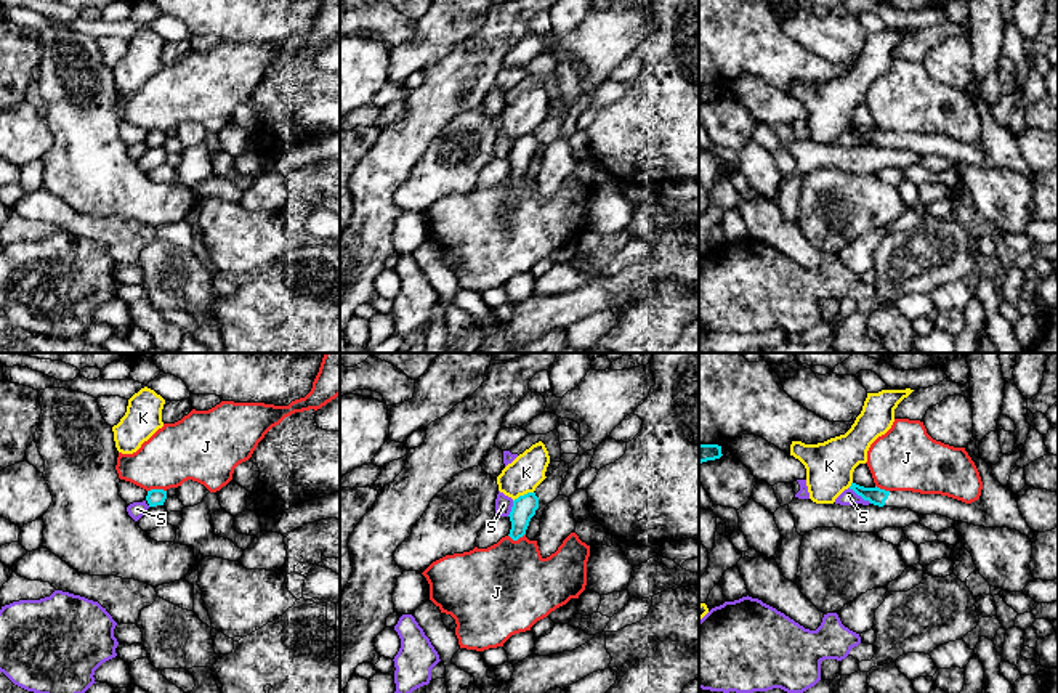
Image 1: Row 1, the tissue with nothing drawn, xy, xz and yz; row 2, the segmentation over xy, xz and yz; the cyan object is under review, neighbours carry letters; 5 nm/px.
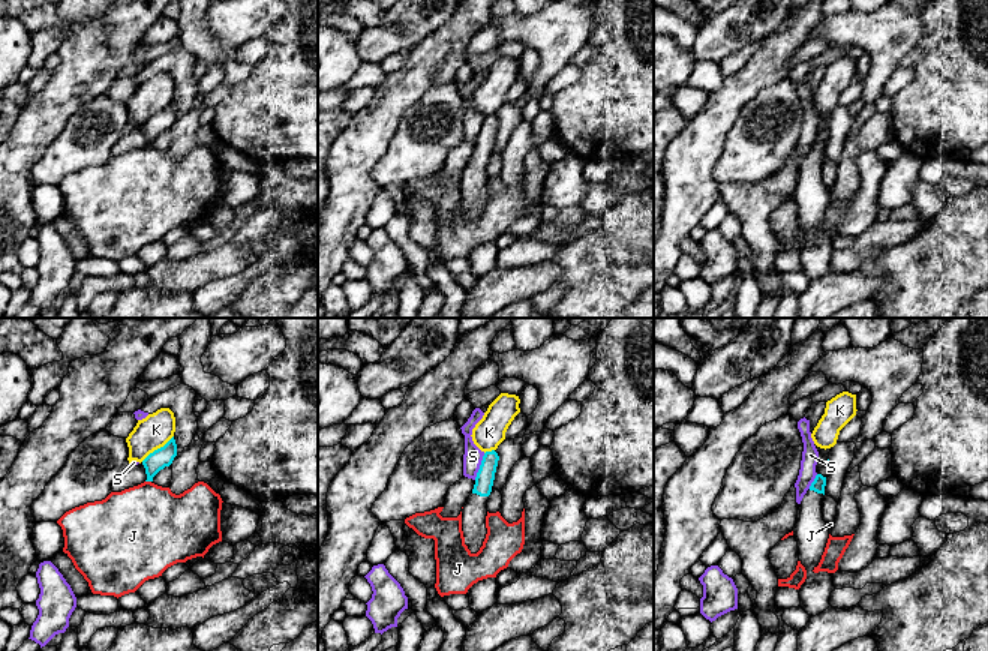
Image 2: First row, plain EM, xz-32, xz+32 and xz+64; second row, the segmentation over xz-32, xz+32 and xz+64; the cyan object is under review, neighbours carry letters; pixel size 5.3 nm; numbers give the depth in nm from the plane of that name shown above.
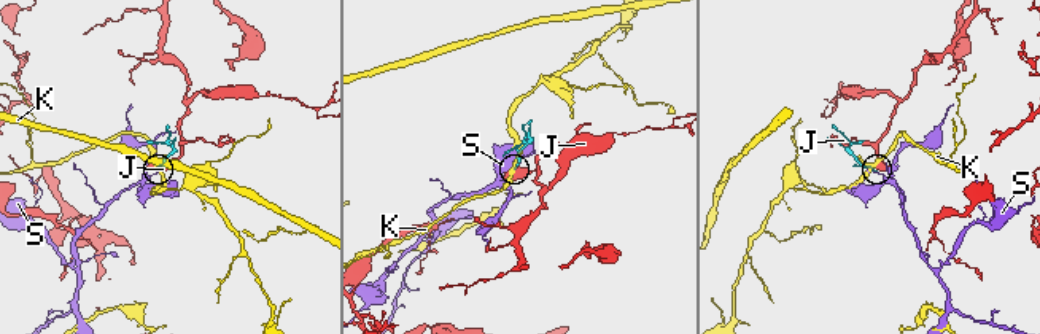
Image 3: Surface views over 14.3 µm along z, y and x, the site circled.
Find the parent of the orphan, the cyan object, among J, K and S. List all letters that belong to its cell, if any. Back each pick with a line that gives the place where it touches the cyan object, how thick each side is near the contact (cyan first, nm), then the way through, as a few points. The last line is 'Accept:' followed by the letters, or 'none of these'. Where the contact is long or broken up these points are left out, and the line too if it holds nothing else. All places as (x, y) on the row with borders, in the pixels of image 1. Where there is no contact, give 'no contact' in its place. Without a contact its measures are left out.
Accept: none of these

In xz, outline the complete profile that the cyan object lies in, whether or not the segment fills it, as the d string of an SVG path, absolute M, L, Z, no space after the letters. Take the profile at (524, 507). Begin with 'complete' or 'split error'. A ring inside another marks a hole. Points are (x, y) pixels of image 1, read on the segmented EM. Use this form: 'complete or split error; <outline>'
complete; M527 492L513 500L513 507L508 515L511 521L511 529L508 536L513 541L518 541L526 534L529 521L535 515L537 509L539 509L539 497L535 496L535 492Z

